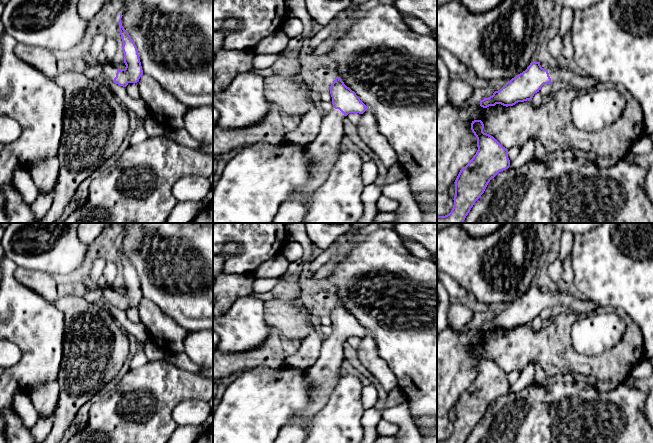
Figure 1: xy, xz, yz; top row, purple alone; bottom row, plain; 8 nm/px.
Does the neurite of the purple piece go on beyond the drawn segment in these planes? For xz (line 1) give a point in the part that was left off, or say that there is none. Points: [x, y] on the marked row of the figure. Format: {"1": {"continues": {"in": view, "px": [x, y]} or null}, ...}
{"1": {"continues": {"in": "xz", "px": [323, 150]}}}

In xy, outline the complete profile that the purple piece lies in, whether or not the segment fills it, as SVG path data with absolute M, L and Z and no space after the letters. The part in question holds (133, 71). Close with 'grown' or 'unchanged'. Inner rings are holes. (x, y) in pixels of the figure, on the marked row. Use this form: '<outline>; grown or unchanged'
M120 13L119 31L122 39L122 50L124 53L124 63L126 67L119 69L111 66L109 62L102 63L102 71L115 84L126 87L129 83L137 83L143 75L143 70L138 54L137 47L131 39L129 33L121 23L122 13Z; grown

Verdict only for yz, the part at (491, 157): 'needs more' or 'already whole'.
already whole

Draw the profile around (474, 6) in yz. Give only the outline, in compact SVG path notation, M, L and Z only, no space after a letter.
M458 0L471 13L487 13L495 9L503 0Z

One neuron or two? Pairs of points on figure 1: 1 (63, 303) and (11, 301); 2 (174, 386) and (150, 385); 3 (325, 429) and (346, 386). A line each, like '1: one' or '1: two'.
1: two
2: one
3: one

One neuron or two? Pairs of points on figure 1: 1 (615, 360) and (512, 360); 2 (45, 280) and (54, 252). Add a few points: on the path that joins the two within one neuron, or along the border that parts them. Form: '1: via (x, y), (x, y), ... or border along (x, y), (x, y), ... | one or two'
1: via (589, 366), (563, 360), (557, 356), (538, 356) | one
2: border along (24, 268), (44, 271), (58, 278) | two

